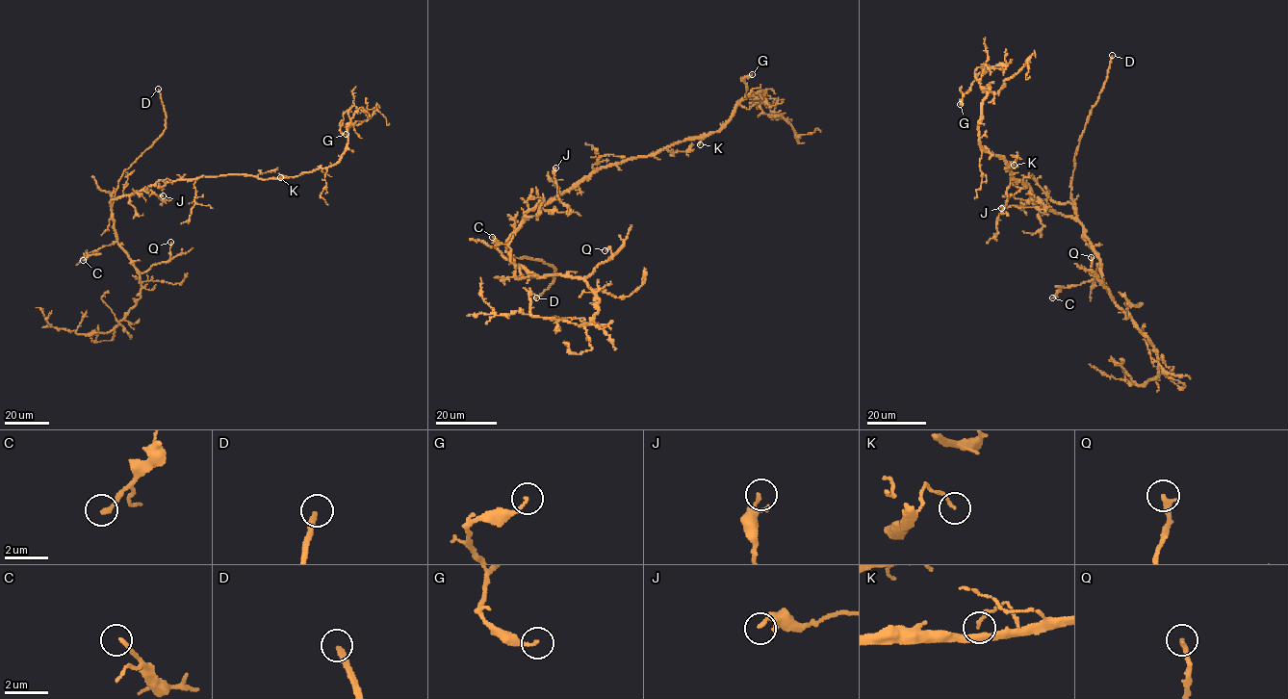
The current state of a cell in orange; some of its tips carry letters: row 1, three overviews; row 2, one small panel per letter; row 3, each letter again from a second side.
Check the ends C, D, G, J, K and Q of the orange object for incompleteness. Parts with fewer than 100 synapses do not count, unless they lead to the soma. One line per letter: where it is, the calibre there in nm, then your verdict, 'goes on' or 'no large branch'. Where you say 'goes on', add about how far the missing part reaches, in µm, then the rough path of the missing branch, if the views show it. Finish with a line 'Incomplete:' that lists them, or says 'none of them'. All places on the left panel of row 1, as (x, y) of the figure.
C: at (83, 260); 180 nm thick; no large branch
D: at (158, 89); 260 nm thick; goes on; about 15 µm are missing; missing branch runs (158, 89), (150, 66)
G: at (346, 134); 140 nm thick; no large branch
J: at (163, 195); 140 nm thick; no large branch
K: at (280, 177); 120 nm thick; no large branch
Q: at (170, 242); 240 nm thick; no large branch
Incomplete: D

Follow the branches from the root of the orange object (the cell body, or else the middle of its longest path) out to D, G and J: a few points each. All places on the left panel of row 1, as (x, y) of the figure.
D: (149, 187), (110, 202), (122, 173), (165, 128), (165, 113), (158, 89)
G: (149, 187), (200, 176), (296, 177), (338, 161), (347, 143), (350, 108), (340, 128), (346, 134)
J: (149, 187), (143, 191), (152, 191), (165, 201), (159, 197), (163, 195)

